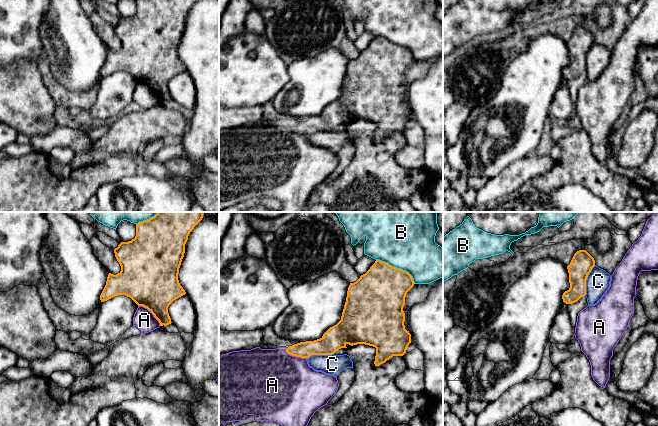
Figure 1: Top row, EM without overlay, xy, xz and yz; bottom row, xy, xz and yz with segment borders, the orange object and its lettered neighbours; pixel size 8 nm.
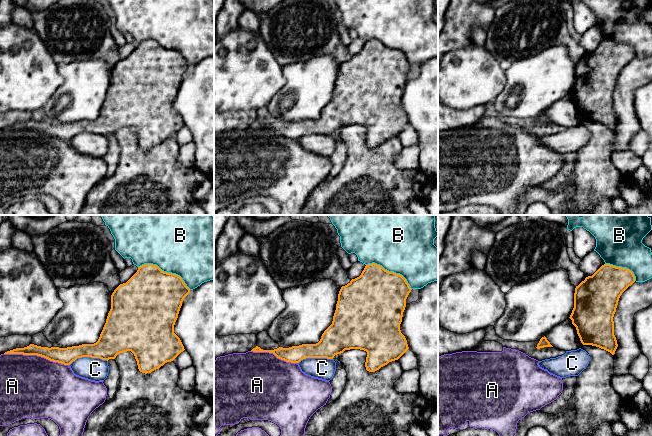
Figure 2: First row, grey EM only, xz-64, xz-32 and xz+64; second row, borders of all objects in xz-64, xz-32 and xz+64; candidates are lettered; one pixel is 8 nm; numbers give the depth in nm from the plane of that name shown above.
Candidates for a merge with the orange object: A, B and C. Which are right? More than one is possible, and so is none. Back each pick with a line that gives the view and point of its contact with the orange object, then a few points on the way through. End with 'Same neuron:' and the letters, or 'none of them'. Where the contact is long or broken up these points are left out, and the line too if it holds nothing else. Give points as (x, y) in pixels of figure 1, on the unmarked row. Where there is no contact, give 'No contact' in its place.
Same neuron: none of them

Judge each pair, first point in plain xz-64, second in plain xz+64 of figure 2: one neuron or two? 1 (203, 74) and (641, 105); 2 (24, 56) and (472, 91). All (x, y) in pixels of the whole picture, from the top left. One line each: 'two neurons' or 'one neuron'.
1: one neuron
2: one neuron

